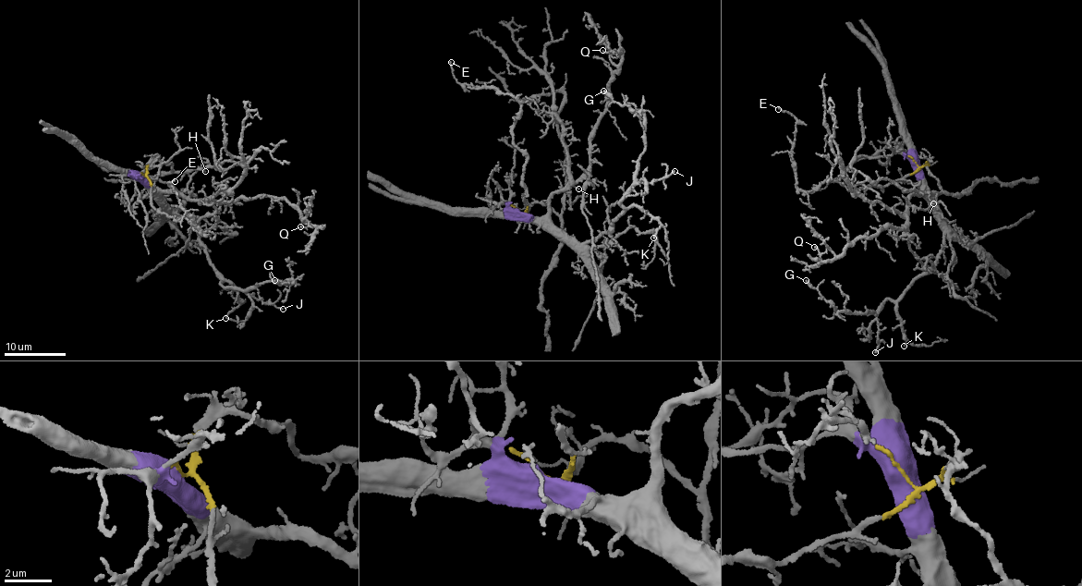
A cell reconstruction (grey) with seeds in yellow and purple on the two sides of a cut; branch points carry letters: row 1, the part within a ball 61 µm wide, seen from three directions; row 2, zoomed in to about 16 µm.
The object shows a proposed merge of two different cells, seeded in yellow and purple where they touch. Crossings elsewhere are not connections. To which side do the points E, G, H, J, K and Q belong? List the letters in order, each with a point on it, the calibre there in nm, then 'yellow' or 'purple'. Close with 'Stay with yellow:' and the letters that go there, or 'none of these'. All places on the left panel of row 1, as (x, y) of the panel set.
E: (175, 181) | 130 nm | yellow
G: (274, 280) | 340 nm | purple
H: (205, 171) | 100 nm | yellow
J: (283, 309) | 170 nm | purple
K: (225, 318) | 180 nm | purple
Q: (300, 226) | 120 nm | purple
Stay with yellow: E, H

